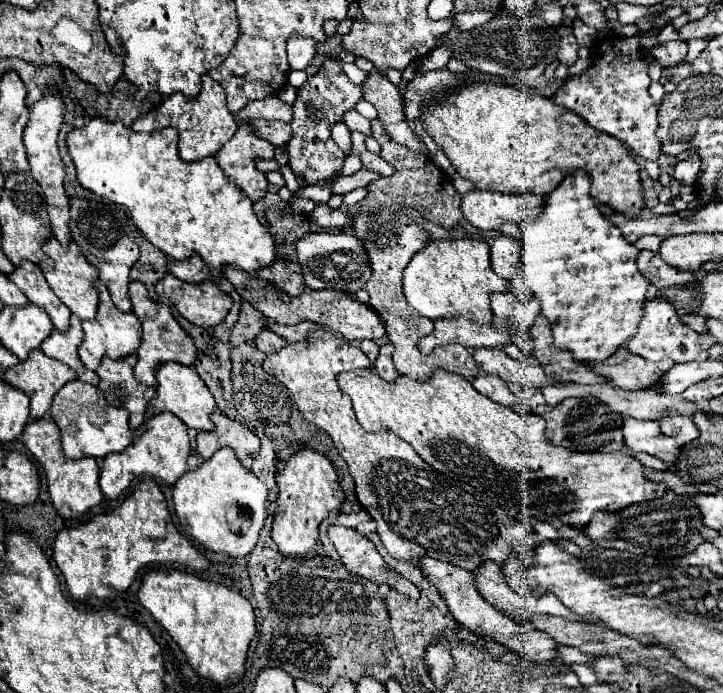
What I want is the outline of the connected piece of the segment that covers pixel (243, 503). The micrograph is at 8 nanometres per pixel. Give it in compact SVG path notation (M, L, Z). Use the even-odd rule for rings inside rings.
M230 447L218 449L212 459L186 471L172 489L176 515L186 533L206 549L230 557L244 557L254 549L268 517L268 493L268 485L244 467Z

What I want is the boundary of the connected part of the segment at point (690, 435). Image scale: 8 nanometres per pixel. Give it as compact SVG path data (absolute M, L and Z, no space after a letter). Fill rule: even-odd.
M676 415L676 419L664 419L664 423L660 423L660 429L664 435L678 437L684 445L692 443L698 437L698 429L696 429L694 421L692 419L680 419L680 415Z

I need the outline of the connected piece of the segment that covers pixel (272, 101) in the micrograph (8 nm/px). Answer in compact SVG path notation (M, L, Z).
M270 95L260 101L248 103L244 109L236 113L238 119L272 119L272 121L282 121L290 123L292 121L292 107L286 105L278 95Z

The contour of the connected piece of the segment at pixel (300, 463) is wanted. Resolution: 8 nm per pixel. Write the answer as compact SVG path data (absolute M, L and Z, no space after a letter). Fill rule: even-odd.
M312 449L296 451L282 471L276 475L280 497L278 497L278 513L272 525L272 539L276 541L282 555L288 557L306 557L312 559L320 551L318 525L330 511L340 509L344 501L344 493L338 483L338 475L332 467L332 461Z

